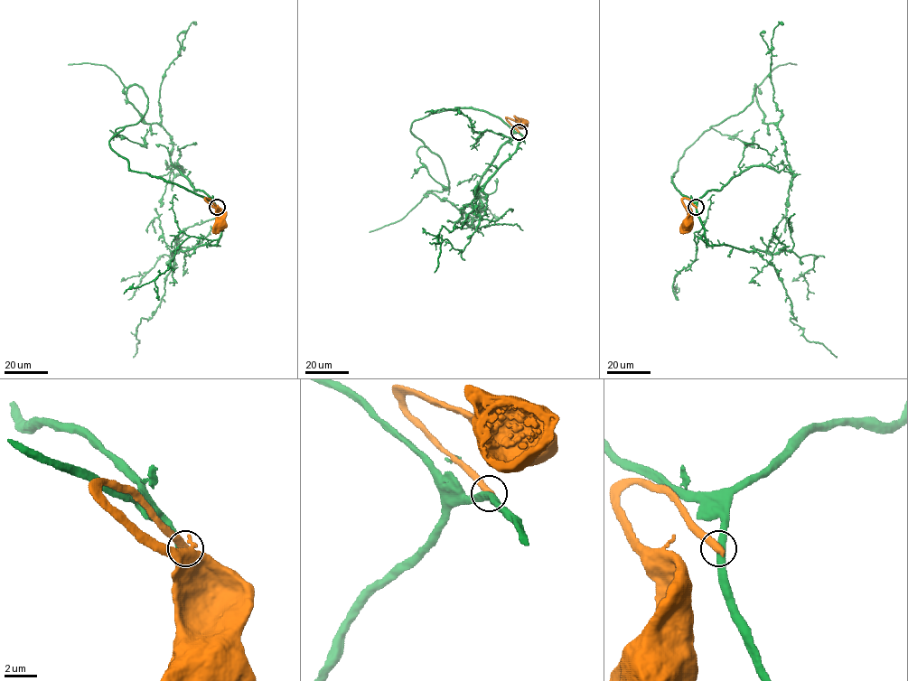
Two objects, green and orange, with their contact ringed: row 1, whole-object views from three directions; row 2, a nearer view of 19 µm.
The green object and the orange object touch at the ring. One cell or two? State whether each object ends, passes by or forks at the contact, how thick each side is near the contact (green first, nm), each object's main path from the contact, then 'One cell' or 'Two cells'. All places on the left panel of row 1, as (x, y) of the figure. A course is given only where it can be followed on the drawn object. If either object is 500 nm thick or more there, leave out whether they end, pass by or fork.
Thickness 440 nm (green) against 500 nm. Course of green: (217, 207), (180, 167), (168, 168), (171, 136), (144, 122), (120, 79), (104, 65), (68, 64). Course of orange: (217, 207), (206, 198), (215, 209), (217, 225), (220, 226). Two cells

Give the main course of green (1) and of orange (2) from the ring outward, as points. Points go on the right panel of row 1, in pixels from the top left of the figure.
1: (697, 207), (753, 165), (791, 171), (782, 136), (763, 122), (755, 95), (774, 69), (796, 64)
2: (696, 207), (688, 200), (682, 200), (688, 226)

